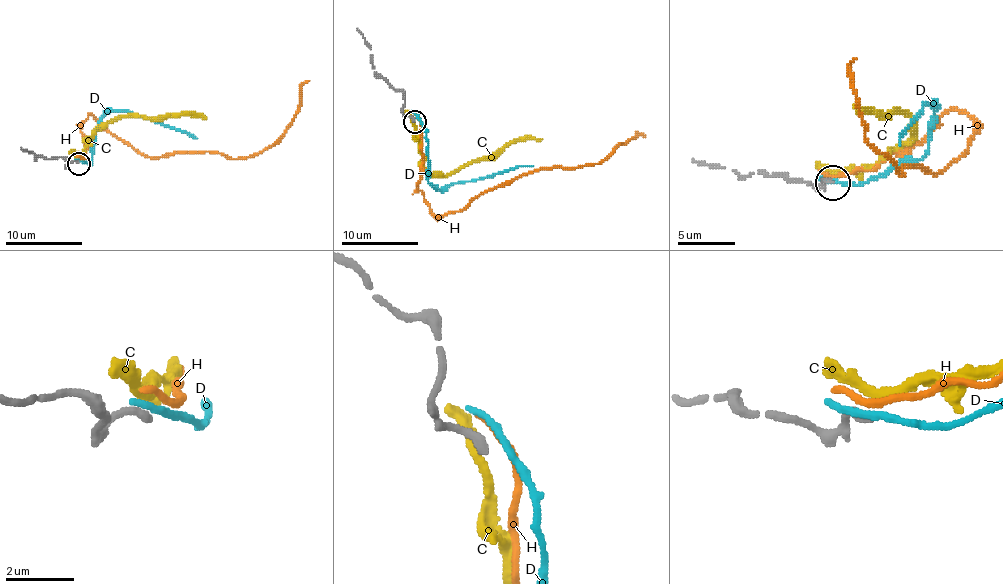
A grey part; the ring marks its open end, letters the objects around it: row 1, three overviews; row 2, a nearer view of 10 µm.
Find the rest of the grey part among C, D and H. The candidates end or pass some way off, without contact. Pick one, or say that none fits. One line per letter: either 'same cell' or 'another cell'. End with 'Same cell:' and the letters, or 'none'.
C: another cell
D: another cell
H: another cell
Same cell: none

